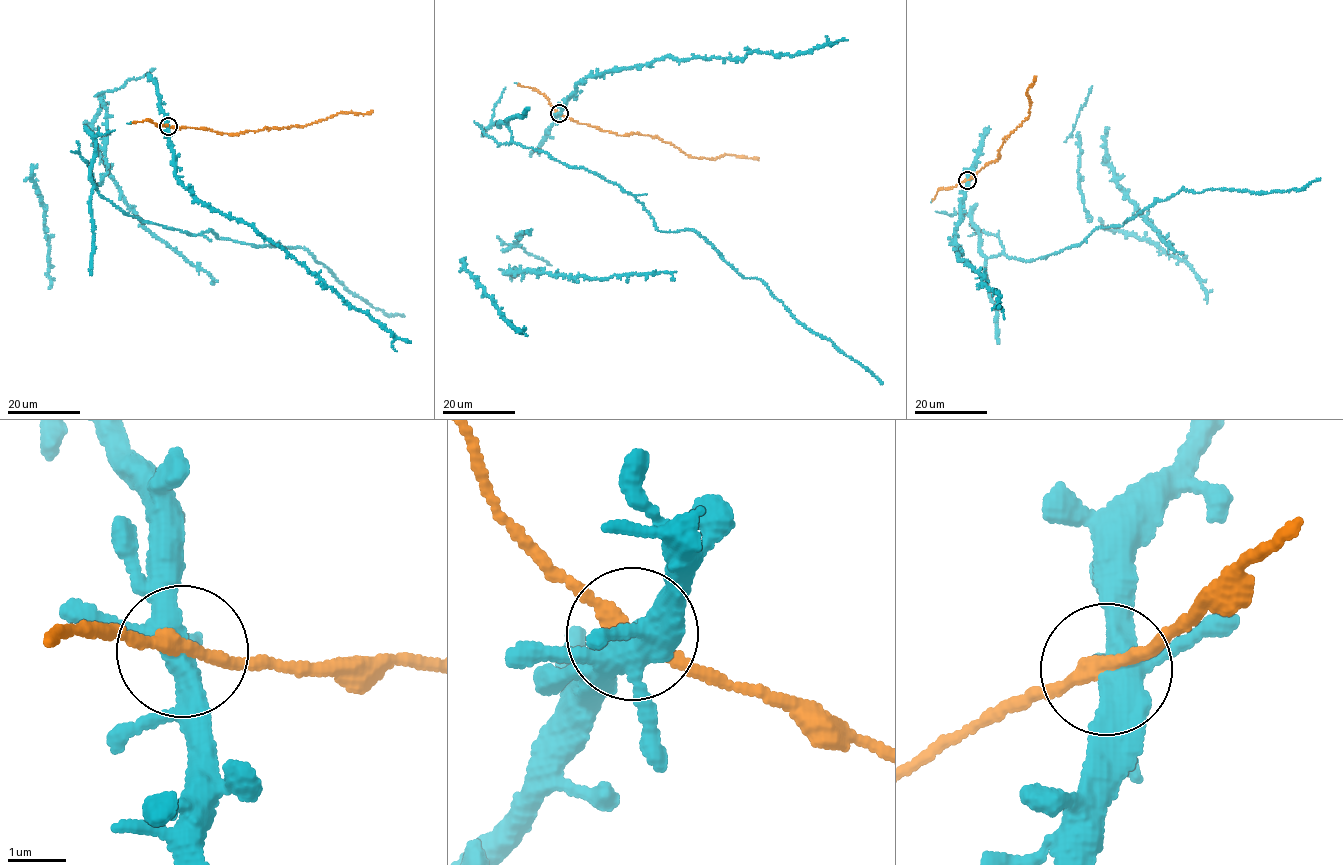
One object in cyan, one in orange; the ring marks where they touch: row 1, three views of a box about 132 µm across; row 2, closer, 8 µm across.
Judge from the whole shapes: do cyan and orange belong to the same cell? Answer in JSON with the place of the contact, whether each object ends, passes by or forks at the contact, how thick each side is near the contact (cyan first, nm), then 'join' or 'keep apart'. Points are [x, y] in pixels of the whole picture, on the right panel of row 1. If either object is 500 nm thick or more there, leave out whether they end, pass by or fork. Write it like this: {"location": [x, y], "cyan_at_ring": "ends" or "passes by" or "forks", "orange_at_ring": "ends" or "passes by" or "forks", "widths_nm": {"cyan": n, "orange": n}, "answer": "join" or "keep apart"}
{"location": [967, 180], "cyan_at_ring": "forks", "orange_at_ring": "passes by", "widths_nm": {"cyan": 400, "orange": 240}, "answer": "join"}

